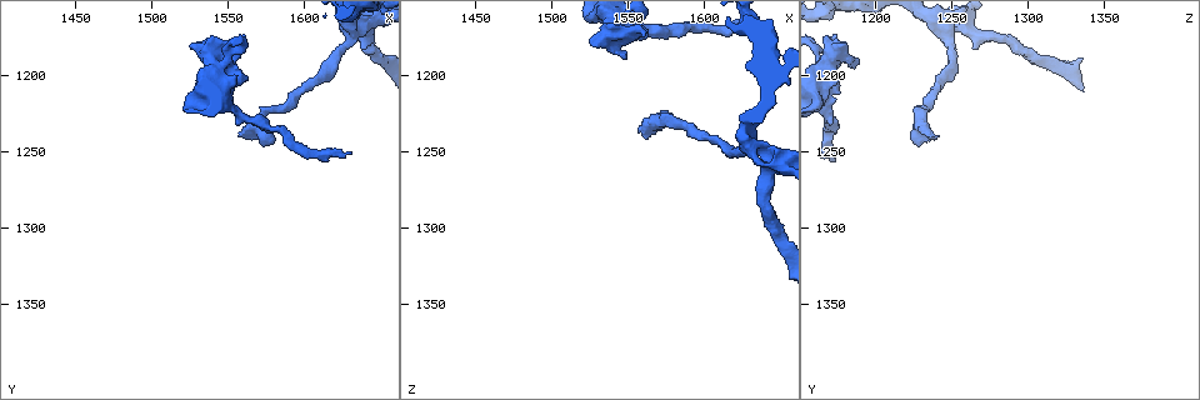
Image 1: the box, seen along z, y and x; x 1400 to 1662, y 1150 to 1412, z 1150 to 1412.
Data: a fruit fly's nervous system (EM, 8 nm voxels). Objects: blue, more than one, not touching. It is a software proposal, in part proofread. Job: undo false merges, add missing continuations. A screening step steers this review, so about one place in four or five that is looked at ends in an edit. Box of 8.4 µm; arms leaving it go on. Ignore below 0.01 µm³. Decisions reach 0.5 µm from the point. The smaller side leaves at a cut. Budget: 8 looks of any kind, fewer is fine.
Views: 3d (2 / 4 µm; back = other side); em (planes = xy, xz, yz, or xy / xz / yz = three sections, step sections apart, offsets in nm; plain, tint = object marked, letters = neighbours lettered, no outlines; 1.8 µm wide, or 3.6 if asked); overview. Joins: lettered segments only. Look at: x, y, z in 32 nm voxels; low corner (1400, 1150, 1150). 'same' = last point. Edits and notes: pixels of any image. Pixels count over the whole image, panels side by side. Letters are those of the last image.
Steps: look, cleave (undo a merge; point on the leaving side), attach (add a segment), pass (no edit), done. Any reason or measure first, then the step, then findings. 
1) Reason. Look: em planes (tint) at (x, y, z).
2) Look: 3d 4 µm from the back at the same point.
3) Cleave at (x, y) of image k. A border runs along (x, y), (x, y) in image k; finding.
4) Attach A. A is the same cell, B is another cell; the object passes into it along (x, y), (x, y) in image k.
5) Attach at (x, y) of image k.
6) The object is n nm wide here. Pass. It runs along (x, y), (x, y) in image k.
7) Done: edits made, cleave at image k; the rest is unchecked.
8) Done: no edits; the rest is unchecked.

Sharp bend. Look: em xy step 8 (tint) at (1570, 1226, 1228).

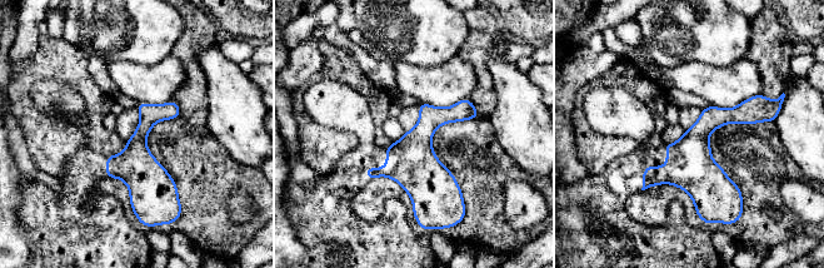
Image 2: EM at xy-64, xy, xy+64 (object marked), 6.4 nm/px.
Cut it another way. Look: em planes (tint) at the same point.

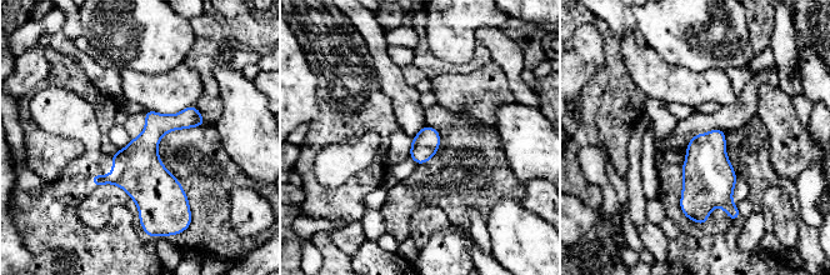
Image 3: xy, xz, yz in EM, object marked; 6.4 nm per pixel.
See the neighbours. Look: em planes (letters) at the same point.

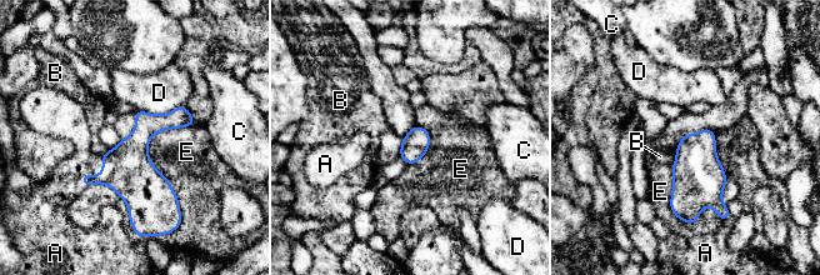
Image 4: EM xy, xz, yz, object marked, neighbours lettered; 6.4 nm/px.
Attach A. A is the same cell, B, C, D and E are other cells; the neuron continues.

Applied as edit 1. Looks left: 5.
Narrows sharply. Look: 3d 4 µm at (1628, 1170, 1246).

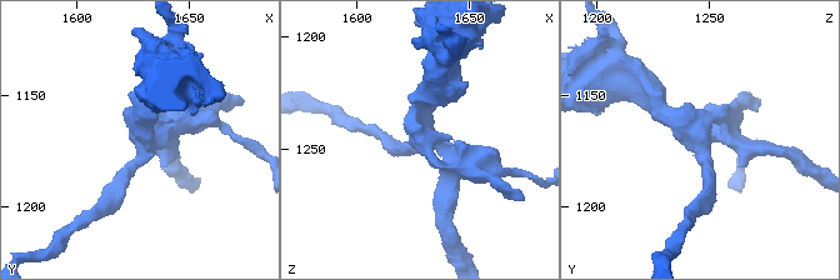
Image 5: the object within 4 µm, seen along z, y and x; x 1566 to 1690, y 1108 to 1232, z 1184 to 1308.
Look: em planes (letters) at (1629, 1170, 1246).

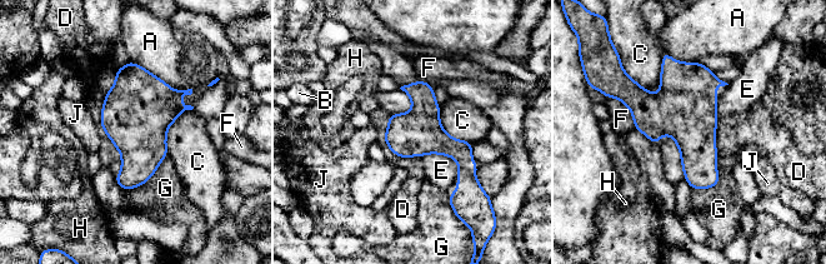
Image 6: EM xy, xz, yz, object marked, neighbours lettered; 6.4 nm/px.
Pass. A, B, C, D, E, F, G, H and J are other cells; a border runs along (386, 124), (386, 145), (414, 157) in image 6; continuous, no second neuron.

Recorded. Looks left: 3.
Done: edits made, attach at image 4; the rest is unchecked.

